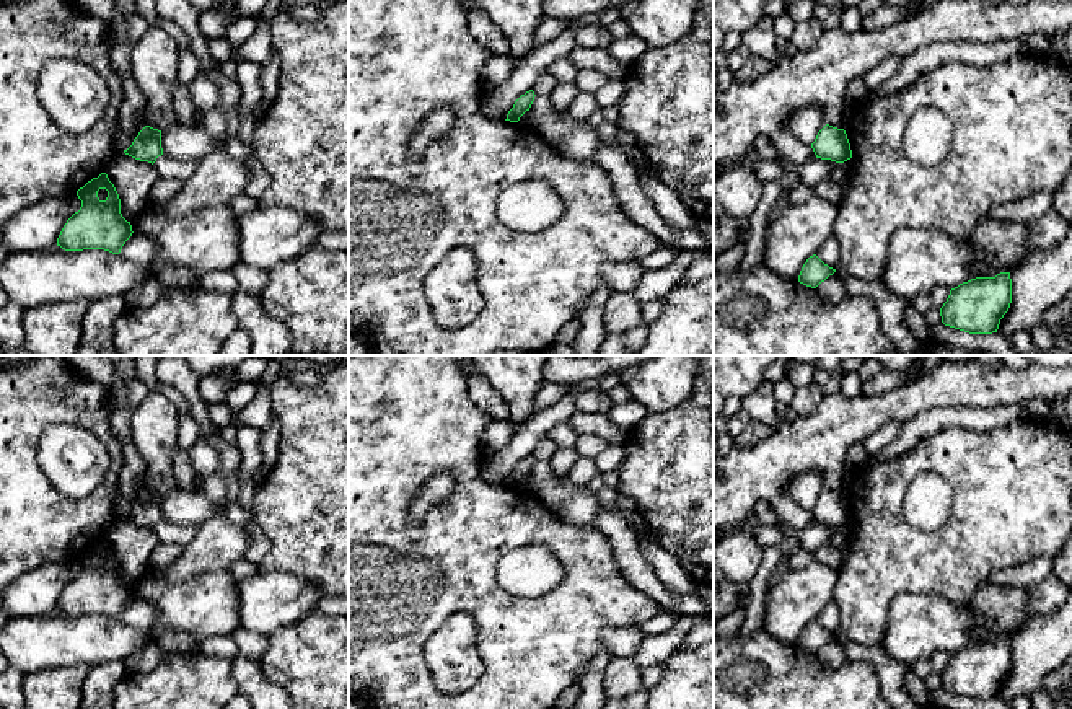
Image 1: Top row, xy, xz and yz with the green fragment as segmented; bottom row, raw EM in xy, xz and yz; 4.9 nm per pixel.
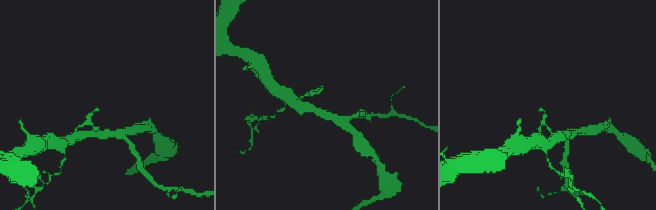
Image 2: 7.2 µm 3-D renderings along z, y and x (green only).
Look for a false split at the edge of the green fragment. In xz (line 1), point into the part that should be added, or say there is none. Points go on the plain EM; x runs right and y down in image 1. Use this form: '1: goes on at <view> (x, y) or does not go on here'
1: does not go on here

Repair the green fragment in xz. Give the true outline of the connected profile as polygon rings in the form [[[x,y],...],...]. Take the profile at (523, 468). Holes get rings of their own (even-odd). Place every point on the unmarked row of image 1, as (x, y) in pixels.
[[[529,455],[529,456],[526,456],[525,460],[521,460],[521,461],[515,466],[513,473],[508,476],[505,486],[518,487],[520,482],[521,482],[526,476],[529,476],[529,473],[531,473],[531,469],[533,469],[533,466],[534,466],[534,461],[536,461],[536,460],[534,460],[533,455]]]

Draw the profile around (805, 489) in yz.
[[[806,471],[784,486],[782,494],[793,499],[798,505],[811,510],[818,497],[826,491],[823,474],[818,471]]]

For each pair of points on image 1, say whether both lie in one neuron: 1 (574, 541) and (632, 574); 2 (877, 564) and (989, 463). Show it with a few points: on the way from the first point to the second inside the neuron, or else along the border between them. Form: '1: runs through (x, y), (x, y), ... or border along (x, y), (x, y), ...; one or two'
1: border along (601, 533), (623, 574), (645, 595); two
2: runs through (913, 559), (927, 558), (986, 499); one

